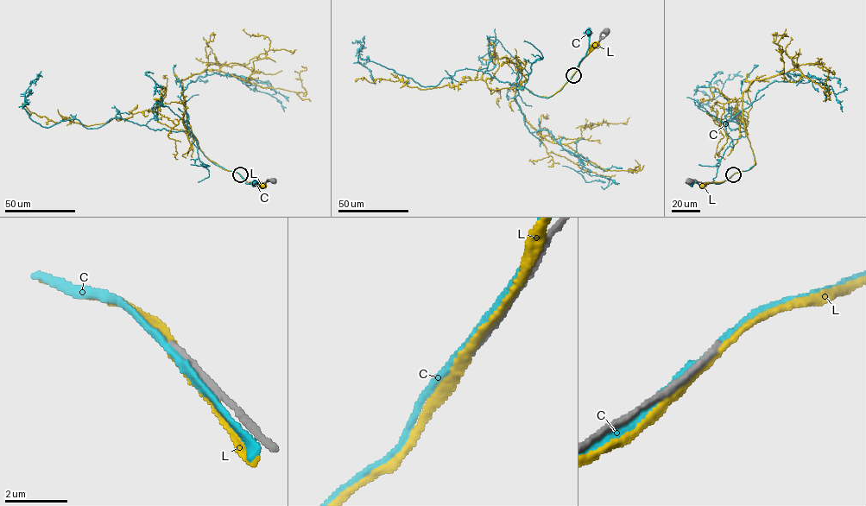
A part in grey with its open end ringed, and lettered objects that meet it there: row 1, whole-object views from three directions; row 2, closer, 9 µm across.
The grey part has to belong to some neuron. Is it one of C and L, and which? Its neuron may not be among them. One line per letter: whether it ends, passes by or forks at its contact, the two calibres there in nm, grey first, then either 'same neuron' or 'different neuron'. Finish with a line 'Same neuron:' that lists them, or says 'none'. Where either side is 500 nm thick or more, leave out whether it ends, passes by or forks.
C: it passes by | 220/240 nm | different neuron
L: it passes by | 220/240 nm | different neuron
Same neuron: none

